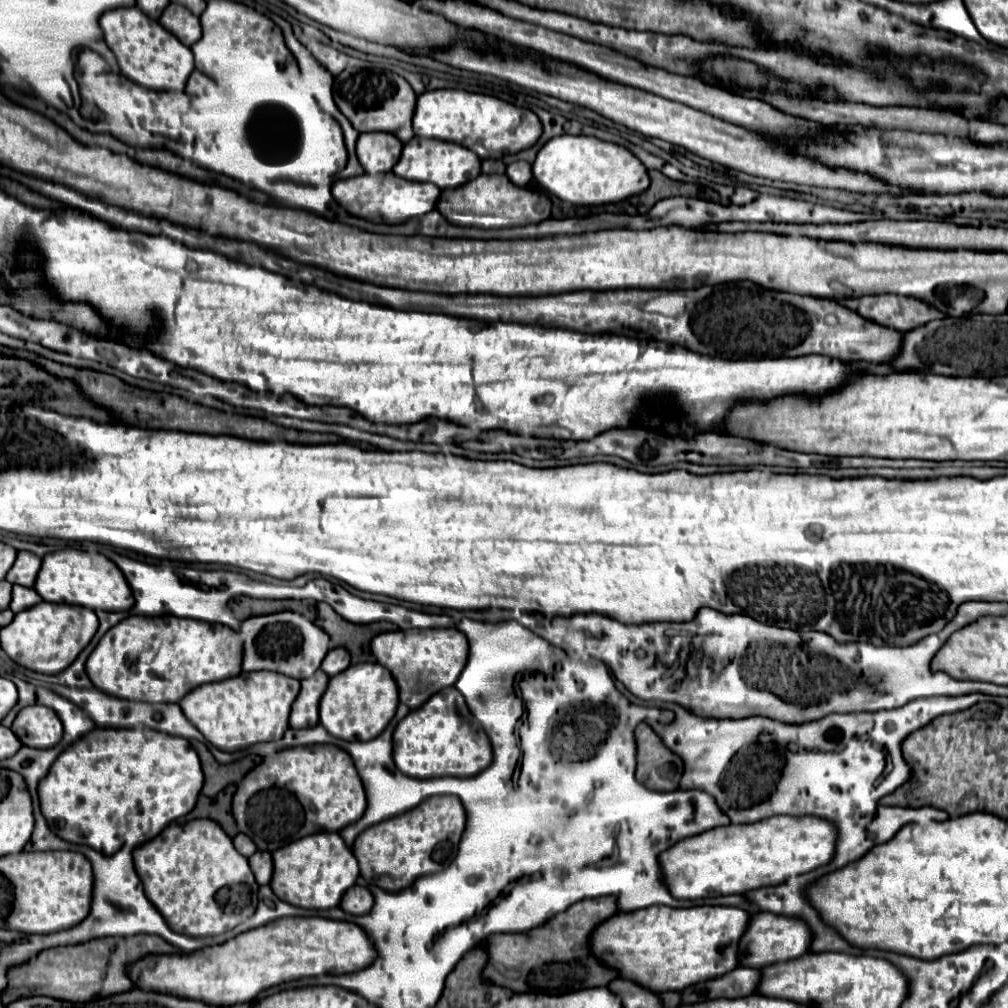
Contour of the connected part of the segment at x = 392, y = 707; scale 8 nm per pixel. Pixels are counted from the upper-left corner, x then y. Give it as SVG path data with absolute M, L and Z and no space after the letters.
M355 664L329 680L327 692L321 698L319 718L329 734L341 740L371 740L377 738L395 716L399 704L399 688L395 678L381 664Z

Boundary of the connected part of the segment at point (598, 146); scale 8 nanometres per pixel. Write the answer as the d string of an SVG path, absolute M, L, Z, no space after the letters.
M563 134L549 140L537 154L533 164L535 180L555 194L557 198L571 204L609 204L641 194L649 188L649 174L643 162L627 148L613 142L603 142L593 136L571 136Z

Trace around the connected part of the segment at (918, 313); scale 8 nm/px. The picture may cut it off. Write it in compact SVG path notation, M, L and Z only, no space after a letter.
M893 294L847 298L843 300L843 306L851 308L853 312L861 314L867 320L895 328L899 332L907 332L935 318L945 318L941 312L937 312L933 306L921 300L907 296L893 296Z

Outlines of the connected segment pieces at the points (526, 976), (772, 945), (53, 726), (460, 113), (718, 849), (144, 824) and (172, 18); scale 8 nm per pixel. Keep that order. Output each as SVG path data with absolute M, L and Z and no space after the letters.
M613 896L581 900L569 906L565 912L555 914L551 920L547 920L547 924L533 928L525 934L489 936L483 942L487 950L487 964L483 968L483 978L497 986L511 988L513 992L563 994L573 990L607 986L611 978L617 978L617 974L589 954L587 940L593 928L605 918L611 918L615 912L617 906Z
M771 912L753 914L747 932L743 932L743 940L739 940L739 966L759 970L773 962L793 960L809 950L809 942L811 942L811 932L805 922L787 916L775 916Z
M39 704L23 708L17 714L11 730L17 734L21 744L31 748L51 748L63 736L63 724L59 716L55 716L51 708Z
M431 90L417 98L417 110L413 116L413 130L423 138L437 138L455 144L463 144L473 150L481 160L501 158L531 148L541 132L541 120L529 108L513 106L505 100L485 94L473 94L465 90Z
M771 816L755 824L729 824L711 828L699 836L687 836L663 850L659 864L667 876L673 898L695 900L705 896L745 894L755 888L781 884L789 876L805 874L827 864L835 852L837 830L815 816Z
M95 728L59 754L49 776L39 782L39 800L49 828L59 838L73 844L87 844L103 854L113 854L125 844L125 834L131 828L139 828L139 842L147 842L167 824L189 814L201 786L201 764L187 740L151 732L151 728Z
M169 4L163 12L163 16L159 18L159 22L169 32L173 32L185 46L191 46L193 42L197 42L201 38L199 18L181 4Z

